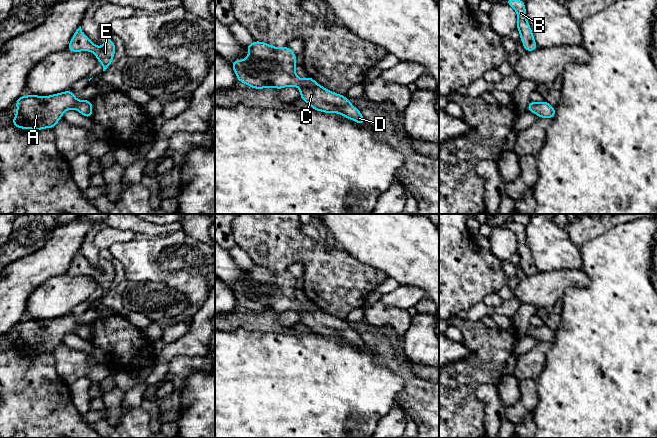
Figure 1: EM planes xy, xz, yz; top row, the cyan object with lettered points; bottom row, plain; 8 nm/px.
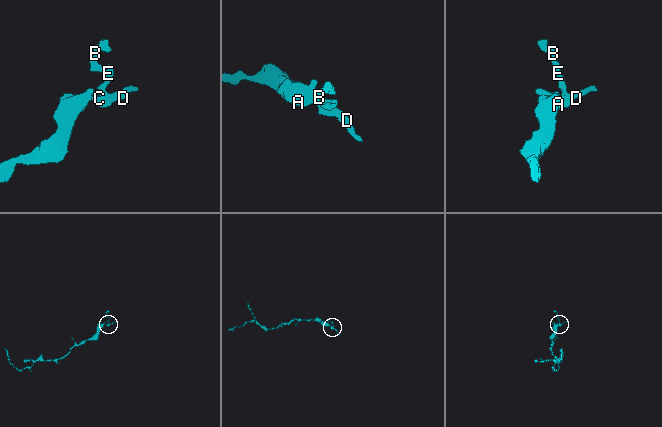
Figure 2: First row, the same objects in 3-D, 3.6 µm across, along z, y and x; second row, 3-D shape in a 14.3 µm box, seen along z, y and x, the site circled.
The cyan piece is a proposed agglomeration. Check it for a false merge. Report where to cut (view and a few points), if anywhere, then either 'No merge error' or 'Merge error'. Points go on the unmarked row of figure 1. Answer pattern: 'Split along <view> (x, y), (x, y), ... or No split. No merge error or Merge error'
No split. No merge error

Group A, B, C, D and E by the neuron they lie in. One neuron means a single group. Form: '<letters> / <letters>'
A B C D E

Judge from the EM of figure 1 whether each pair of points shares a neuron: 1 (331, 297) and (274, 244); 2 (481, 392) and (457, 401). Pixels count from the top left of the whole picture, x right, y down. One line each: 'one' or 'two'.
1: one
2: two

